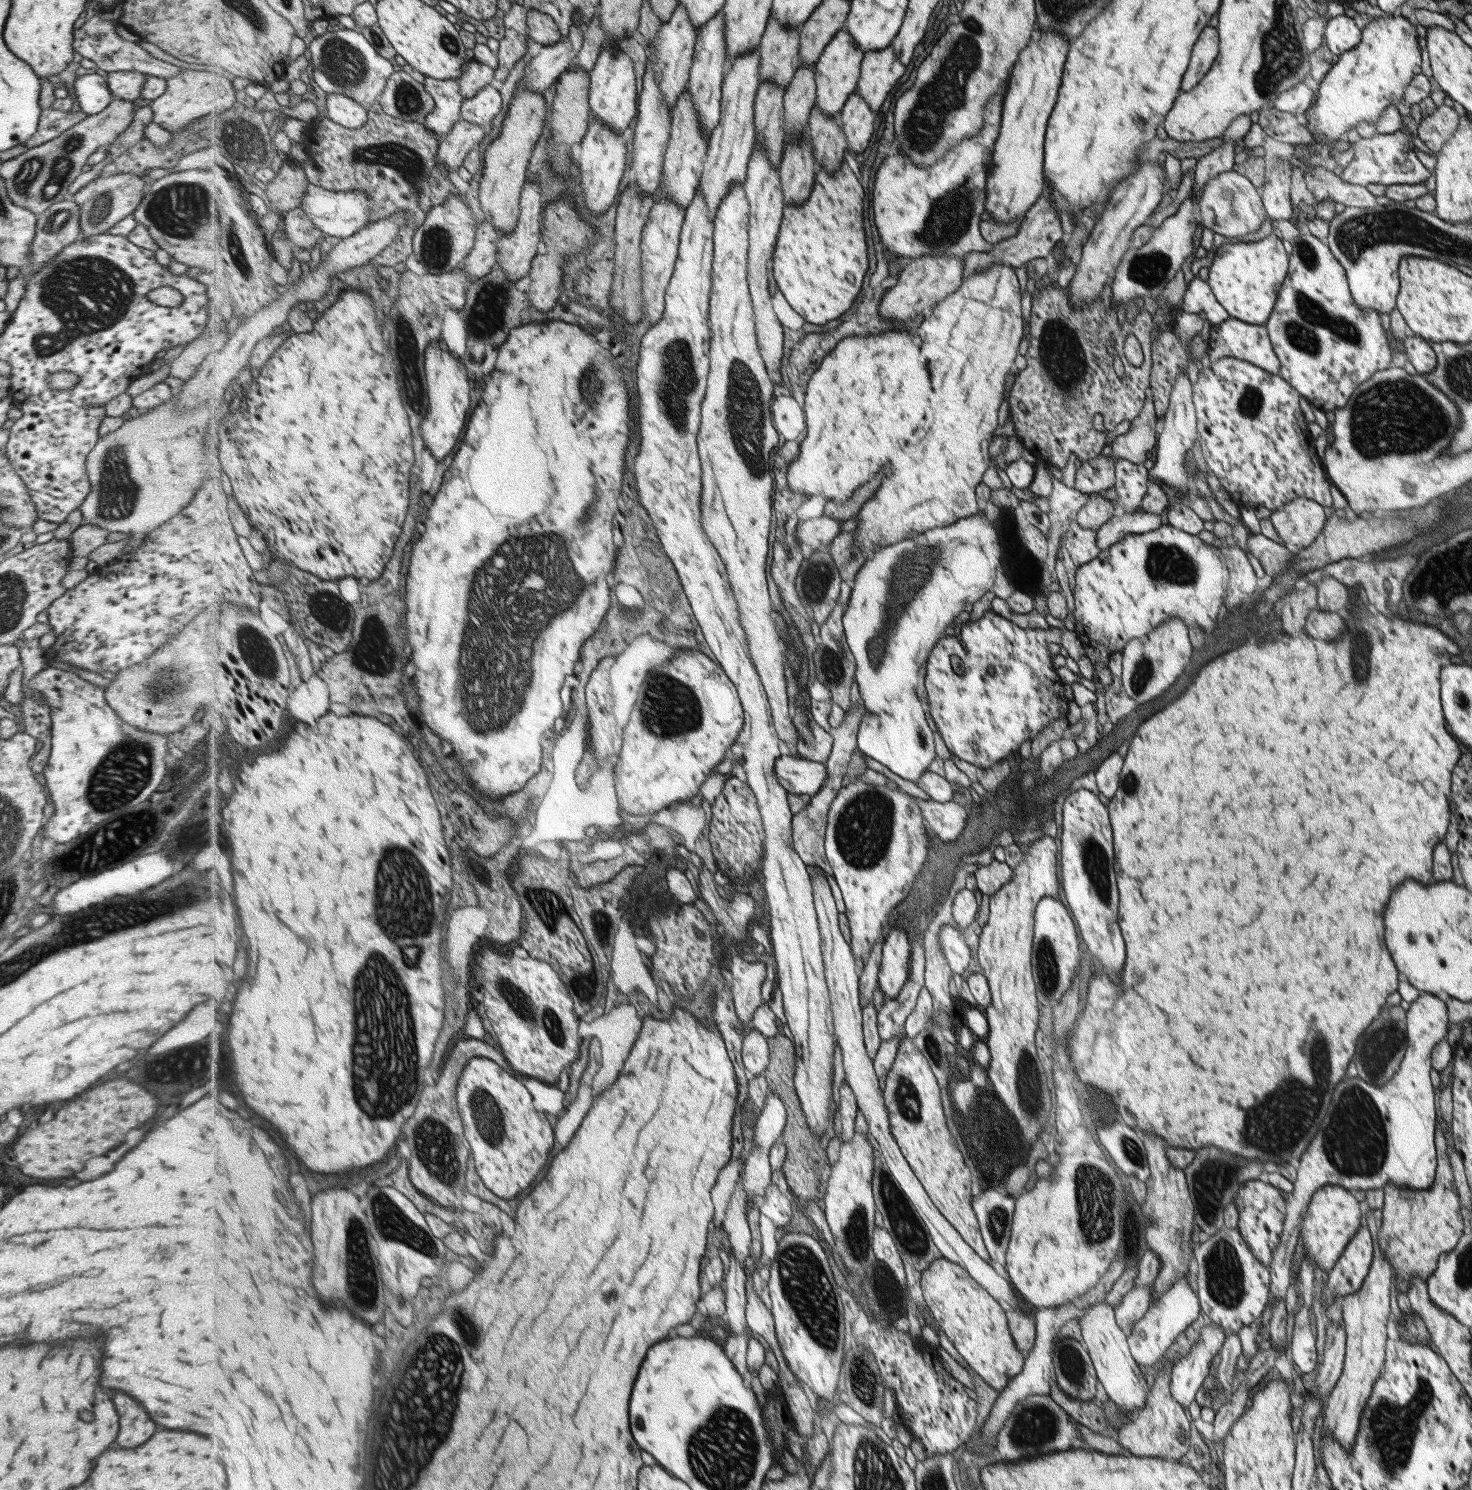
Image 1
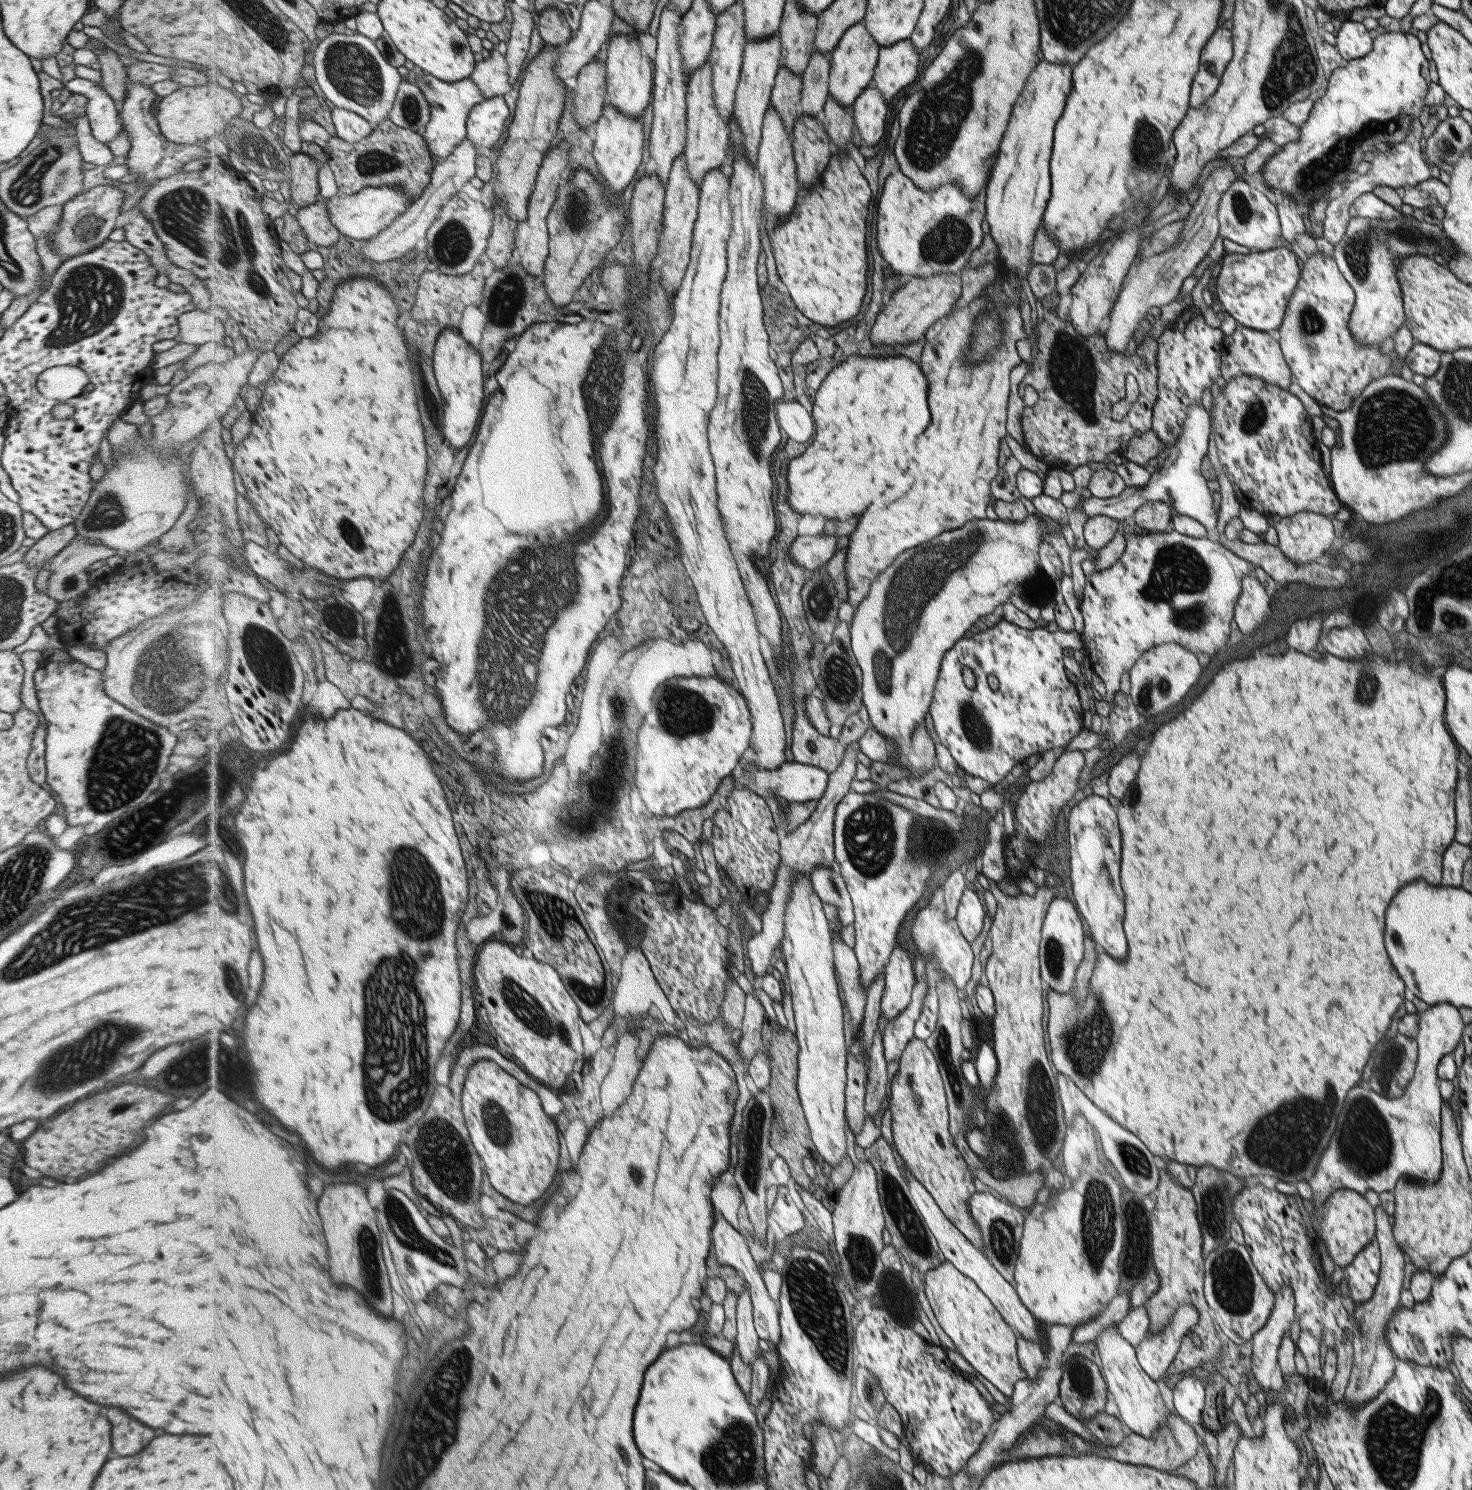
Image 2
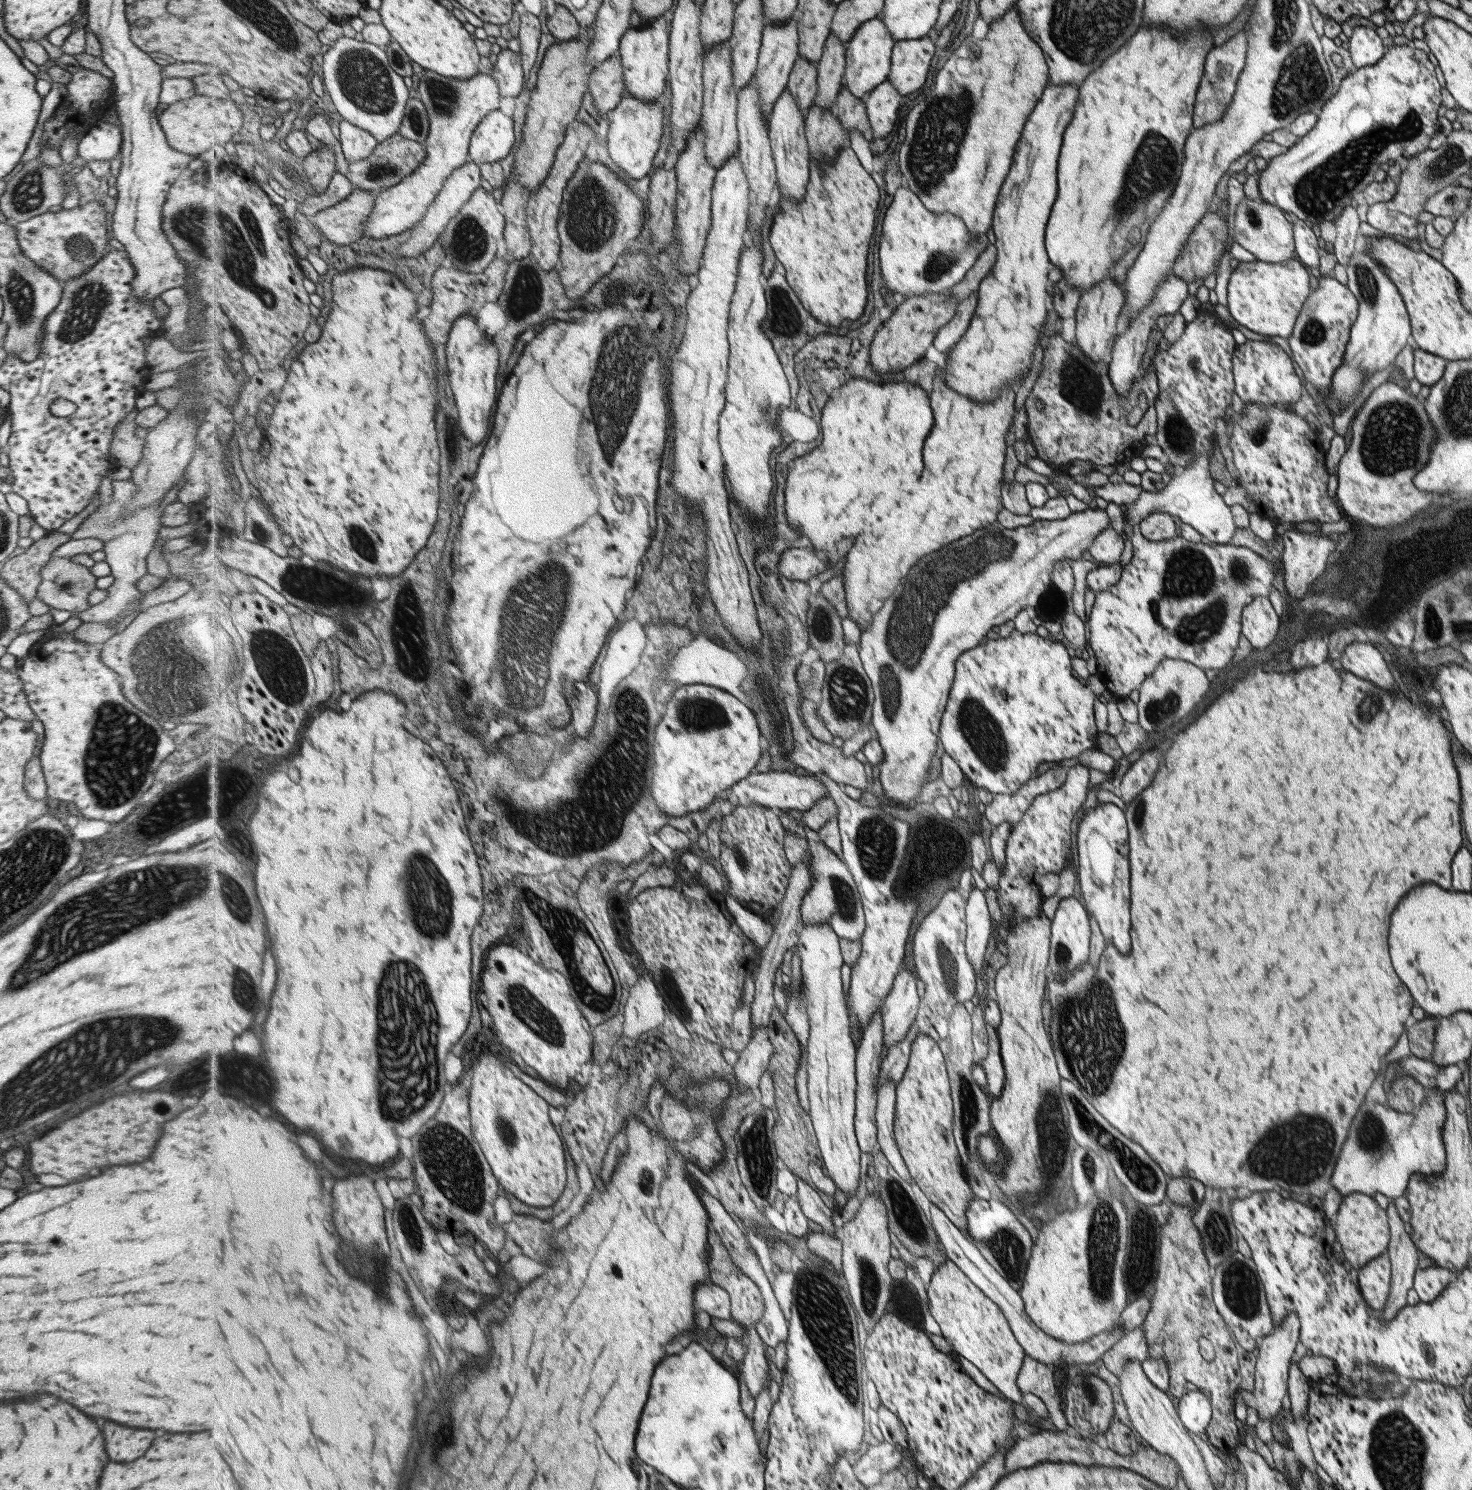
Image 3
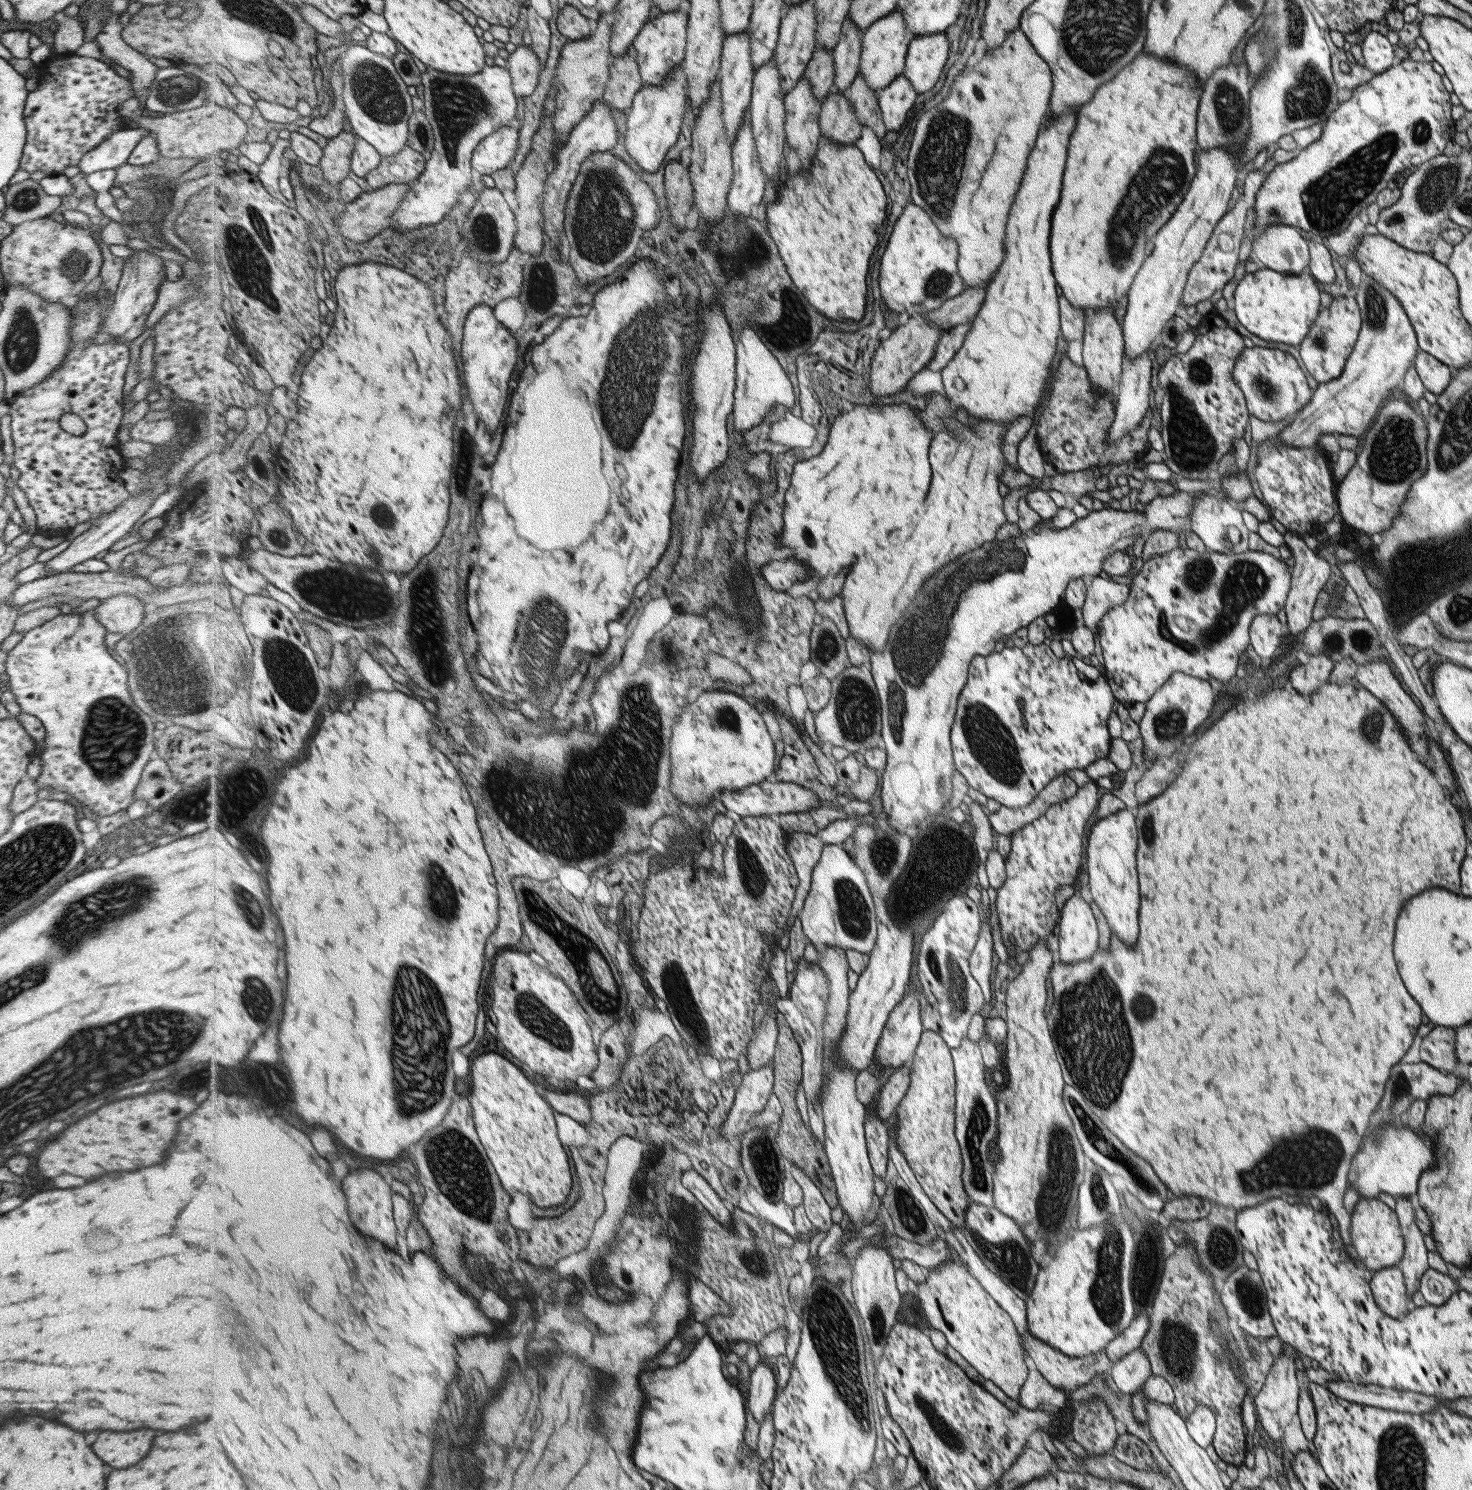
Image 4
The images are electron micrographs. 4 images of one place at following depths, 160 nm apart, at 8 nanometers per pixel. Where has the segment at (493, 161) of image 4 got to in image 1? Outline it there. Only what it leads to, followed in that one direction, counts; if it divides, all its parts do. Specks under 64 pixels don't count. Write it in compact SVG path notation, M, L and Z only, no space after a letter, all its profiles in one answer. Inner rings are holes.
M490 84L479 91L477 96L465 99L462 108L462 118L469 122L485 125L490 130L490 122L503 110L503 98L499 94L498 84Z

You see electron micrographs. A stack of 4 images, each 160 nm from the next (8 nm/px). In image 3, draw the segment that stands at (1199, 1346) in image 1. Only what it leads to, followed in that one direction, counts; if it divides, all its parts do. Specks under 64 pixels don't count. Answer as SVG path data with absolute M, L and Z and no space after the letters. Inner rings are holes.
M1190 1390L1178 1398L1177 1416L1186 1431L1193 1434L1208 1432L1211 1406L1208 1397L1199 1390Z

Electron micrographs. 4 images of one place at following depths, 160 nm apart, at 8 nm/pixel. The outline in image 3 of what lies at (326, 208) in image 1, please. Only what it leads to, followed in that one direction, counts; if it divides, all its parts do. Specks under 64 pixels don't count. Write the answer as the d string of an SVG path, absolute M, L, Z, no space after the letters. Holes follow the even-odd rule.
M487 69L481 74L476 74L470 79L454 79L447 78L435 71L423 70L425 74L420 75L418 84L419 98L425 103L430 118L430 135L426 142L428 156L423 164L415 173L409 175L405 180L401 181L396 186L390 187L387 190L382 190L375 201L375 209L371 213L371 217L367 219L367 223L363 225L365 236L384 239L388 236L403 234L407 230L415 227L419 222L425 219L429 205L433 200L437 199L437 193L441 193L447 179L464 164L470 161L470 146L473 133L477 130L481 121L494 110L501 108L501 89L499 83L494 79L494 76Z

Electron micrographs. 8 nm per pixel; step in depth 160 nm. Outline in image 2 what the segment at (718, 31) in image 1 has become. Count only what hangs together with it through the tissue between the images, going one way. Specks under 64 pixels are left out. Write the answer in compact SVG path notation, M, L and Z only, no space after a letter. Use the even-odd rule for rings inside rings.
M741 1L719 14L713 50L708 62L714 70L714 93L716 103L727 122L731 122L736 105L736 92L740 88L742 70L744 70L744 54L747 44L745 7Z

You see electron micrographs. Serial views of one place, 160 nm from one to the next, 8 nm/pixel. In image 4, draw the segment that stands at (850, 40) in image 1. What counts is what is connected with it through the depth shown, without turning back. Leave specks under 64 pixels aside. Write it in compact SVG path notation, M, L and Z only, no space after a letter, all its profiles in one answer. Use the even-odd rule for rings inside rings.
M893 11L887 16L880 18L879 21L865 30L863 37L863 52L860 62L860 75L878 92L880 89L889 85L896 77L899 77L905 68L905 55L907 45L913 37L917 36L909 29L906 29L904 16L901 11Z

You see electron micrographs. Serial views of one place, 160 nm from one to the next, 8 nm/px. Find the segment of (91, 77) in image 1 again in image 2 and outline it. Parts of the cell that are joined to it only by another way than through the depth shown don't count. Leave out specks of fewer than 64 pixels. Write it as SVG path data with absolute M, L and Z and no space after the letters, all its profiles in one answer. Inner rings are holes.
M75 77L65 83L70 93L82 94L86 98L84 112L90 135L101 144L107 144L121 129L115 102L104 89L92 81Z

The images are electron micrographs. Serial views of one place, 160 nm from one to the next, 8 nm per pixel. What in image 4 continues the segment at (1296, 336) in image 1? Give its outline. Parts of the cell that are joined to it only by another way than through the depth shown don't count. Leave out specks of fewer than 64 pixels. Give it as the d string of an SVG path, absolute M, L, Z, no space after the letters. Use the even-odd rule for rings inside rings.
M1347 294L1332 298L1331 305L1318 310L1317 318L1311 325L1309 333L1299 344L1299 358L1305 370L1318 383L1329 382L1340 376L1345 360L1351 354L1357 340L1360 323L1363 321L1356 300Z

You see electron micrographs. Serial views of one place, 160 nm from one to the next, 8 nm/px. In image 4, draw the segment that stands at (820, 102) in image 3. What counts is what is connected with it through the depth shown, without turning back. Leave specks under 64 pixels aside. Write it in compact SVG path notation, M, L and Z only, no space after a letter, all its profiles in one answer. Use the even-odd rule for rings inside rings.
M851 19L844 25L840 43L833 50L836 56L834 92L847 92L860 75L864 33Z

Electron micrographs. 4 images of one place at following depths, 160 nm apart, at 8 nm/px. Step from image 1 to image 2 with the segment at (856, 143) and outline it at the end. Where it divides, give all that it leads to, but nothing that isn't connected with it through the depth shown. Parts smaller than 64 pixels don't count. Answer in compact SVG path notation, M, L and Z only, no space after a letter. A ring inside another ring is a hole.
M869 86L851 106L865 144L873 146L885 134L887 104L878 88Z

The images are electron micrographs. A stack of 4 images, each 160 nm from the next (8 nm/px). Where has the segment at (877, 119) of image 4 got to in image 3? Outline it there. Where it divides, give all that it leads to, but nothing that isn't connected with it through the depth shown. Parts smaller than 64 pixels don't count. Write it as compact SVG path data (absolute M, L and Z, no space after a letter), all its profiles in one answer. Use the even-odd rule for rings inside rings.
M843 86L834 110L848 133L852 128L856 128L865 135L867 140L873 140L873 125L870 121L865 99L857 98L852 90Z

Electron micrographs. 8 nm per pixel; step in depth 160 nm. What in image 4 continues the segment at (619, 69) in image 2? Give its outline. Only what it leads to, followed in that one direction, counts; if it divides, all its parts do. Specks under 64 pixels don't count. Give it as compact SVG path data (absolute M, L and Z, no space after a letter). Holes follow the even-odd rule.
M685 11L661 12L646 23L633 46L638 52L638 63L645 85L662 85L669 73L681 65L688 53L688 28L690 16Z

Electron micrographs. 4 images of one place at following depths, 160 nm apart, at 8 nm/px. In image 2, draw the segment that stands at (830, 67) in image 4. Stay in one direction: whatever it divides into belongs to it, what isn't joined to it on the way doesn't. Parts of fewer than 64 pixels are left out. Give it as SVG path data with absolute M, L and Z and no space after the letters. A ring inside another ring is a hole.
M782 67L777 73L771 108L781 113L790 132L793 132L797 119L804 112L801 108L802 92L804 92L804 76Z

